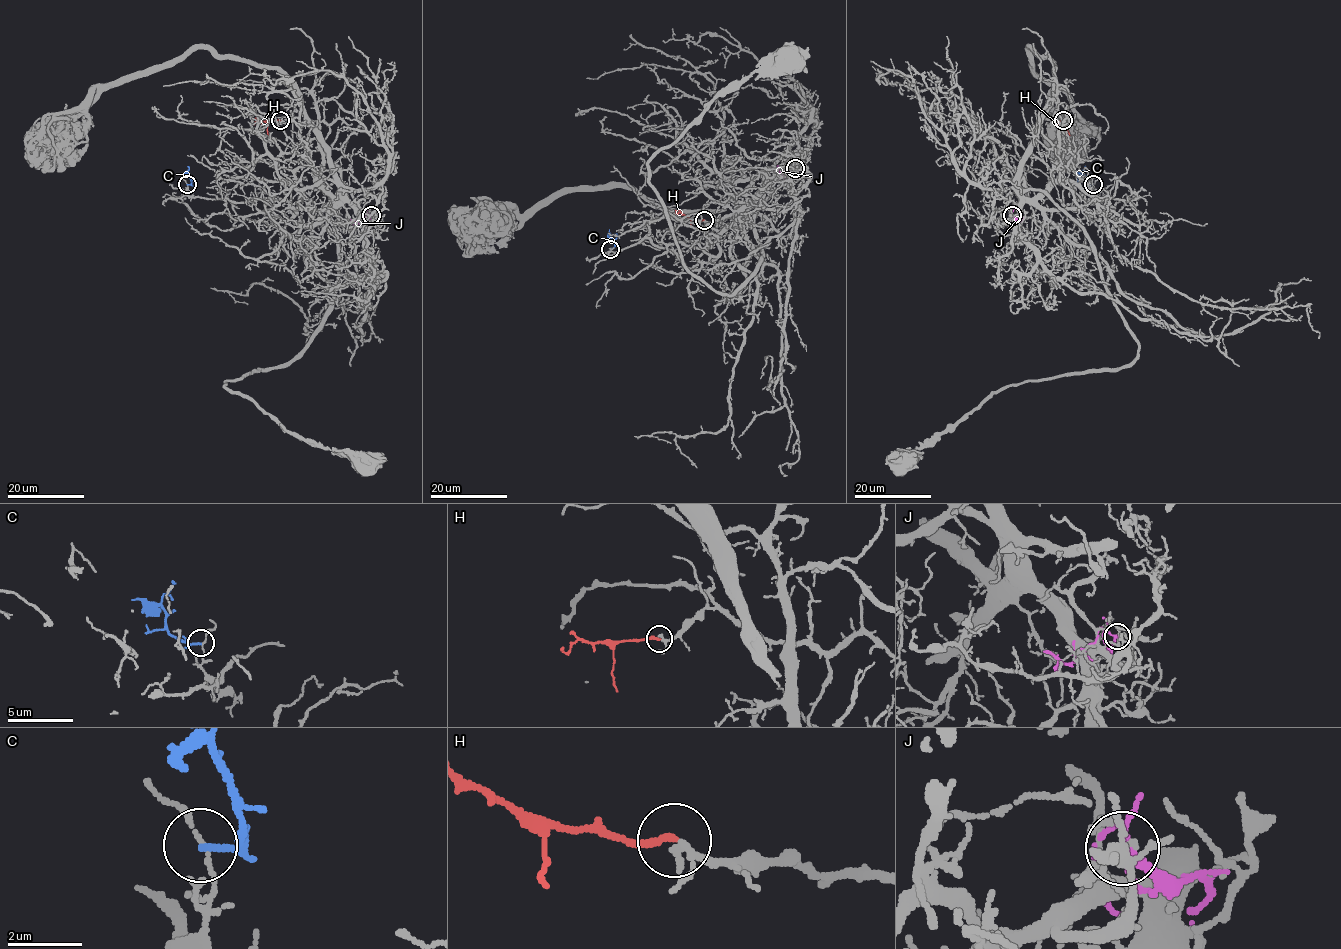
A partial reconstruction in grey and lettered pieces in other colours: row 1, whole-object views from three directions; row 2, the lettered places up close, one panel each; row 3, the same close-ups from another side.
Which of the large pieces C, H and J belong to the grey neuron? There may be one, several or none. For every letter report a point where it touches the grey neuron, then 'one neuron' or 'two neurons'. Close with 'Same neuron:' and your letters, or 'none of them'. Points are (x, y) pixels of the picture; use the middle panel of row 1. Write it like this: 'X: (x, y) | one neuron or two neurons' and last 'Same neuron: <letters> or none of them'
C: (610, 249) | two neurons
H: (704, 220) | one neuron
J: (795, 168) | two neurons
Same neuron: H

